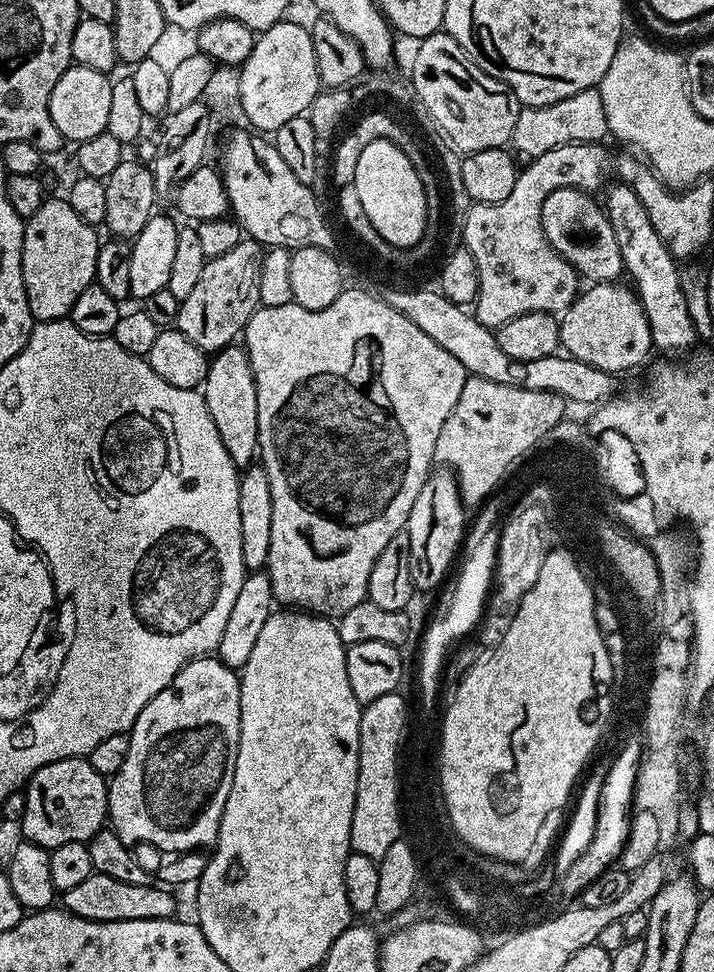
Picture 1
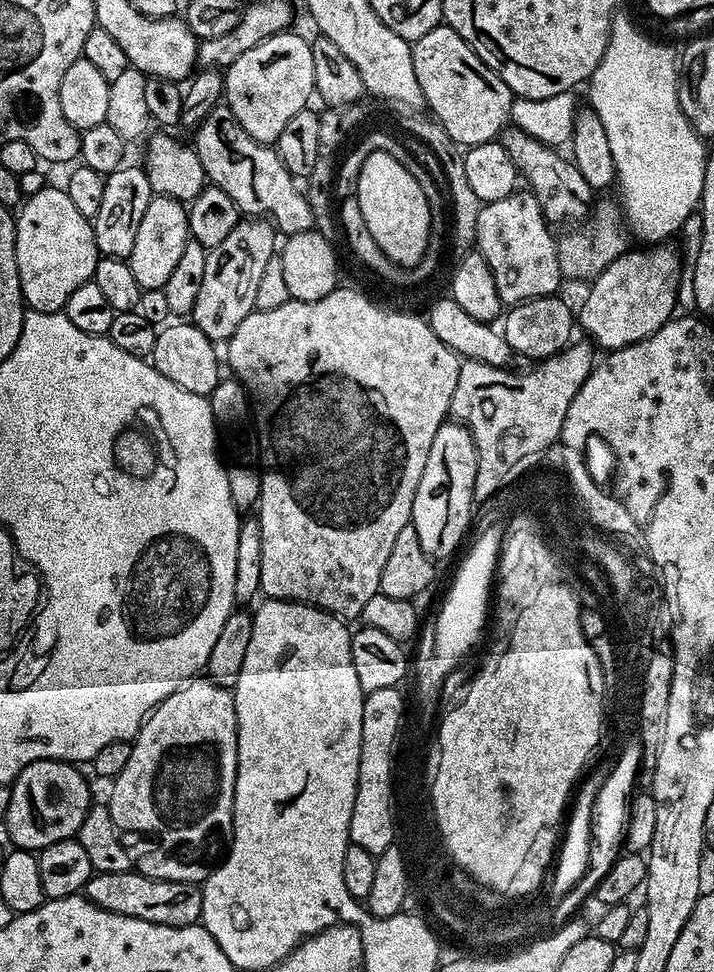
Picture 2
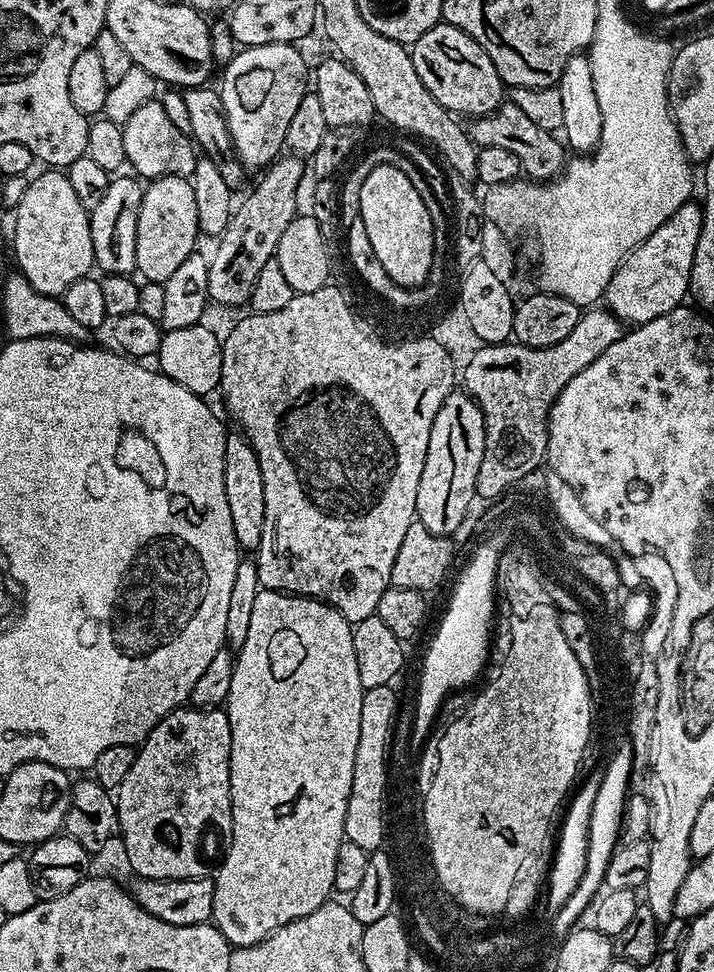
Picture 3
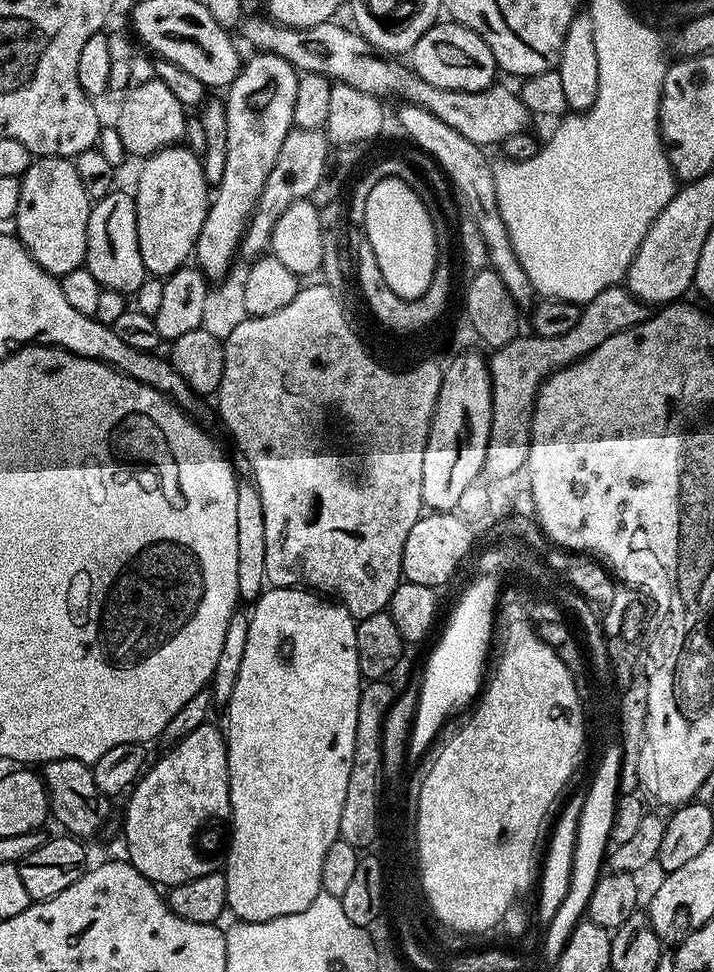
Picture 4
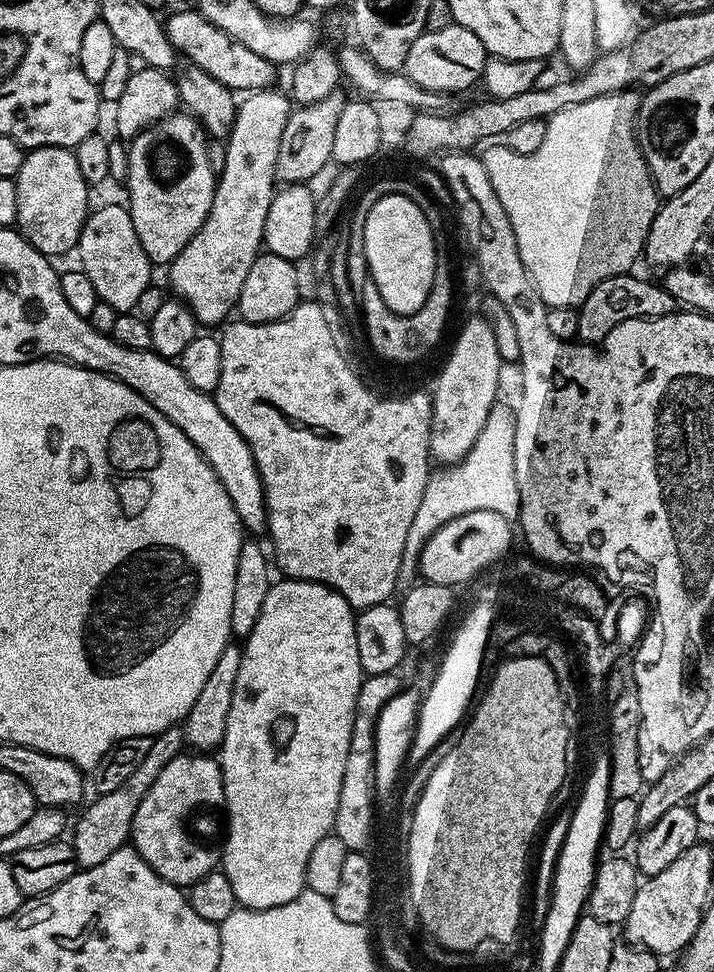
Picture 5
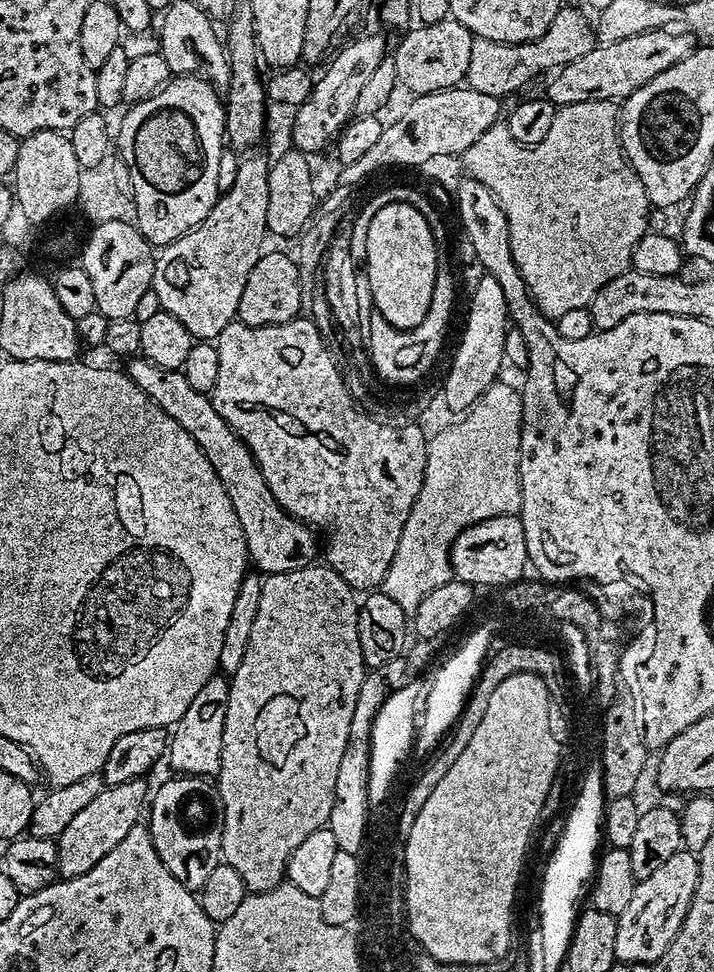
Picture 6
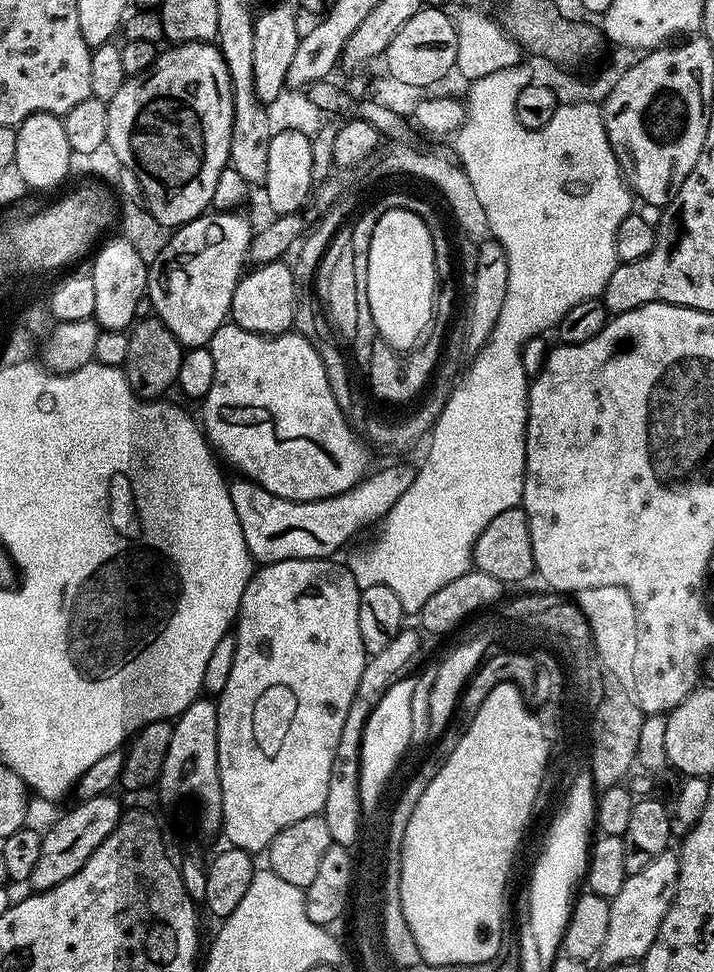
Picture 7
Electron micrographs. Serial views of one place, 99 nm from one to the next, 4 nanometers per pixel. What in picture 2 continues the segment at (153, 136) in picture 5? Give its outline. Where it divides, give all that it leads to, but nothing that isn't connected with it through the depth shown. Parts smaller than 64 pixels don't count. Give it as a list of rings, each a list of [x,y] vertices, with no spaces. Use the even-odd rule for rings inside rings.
[[[153,195],[138,225],[133,249],[127,257],[130,270],[134,270],[134,278],[138,278],[138,286],[142,290],[163,288],[166,278],[170,278],[174,271],[174,265],[182,259],[182,250],[186,250],[189,239],[187,207],[169,196]]]

